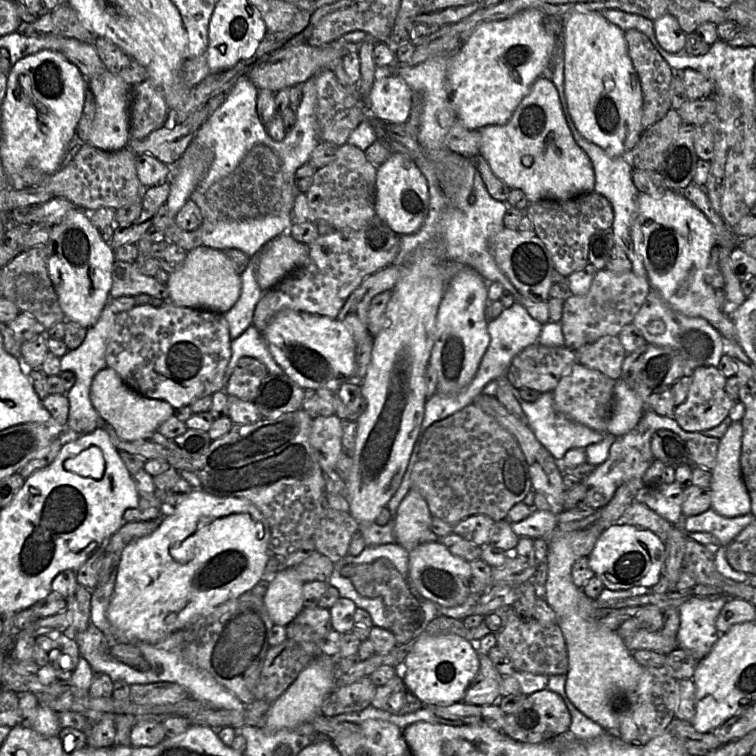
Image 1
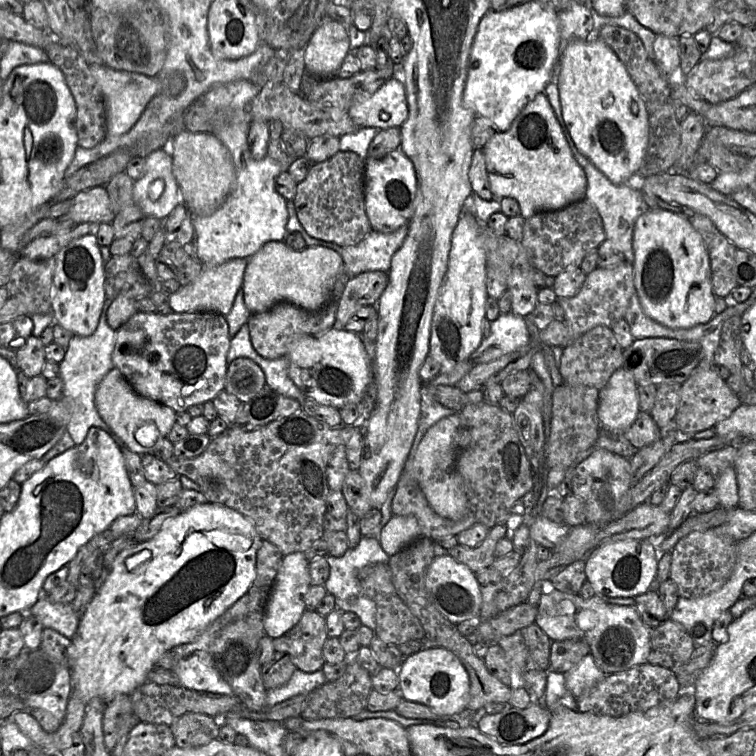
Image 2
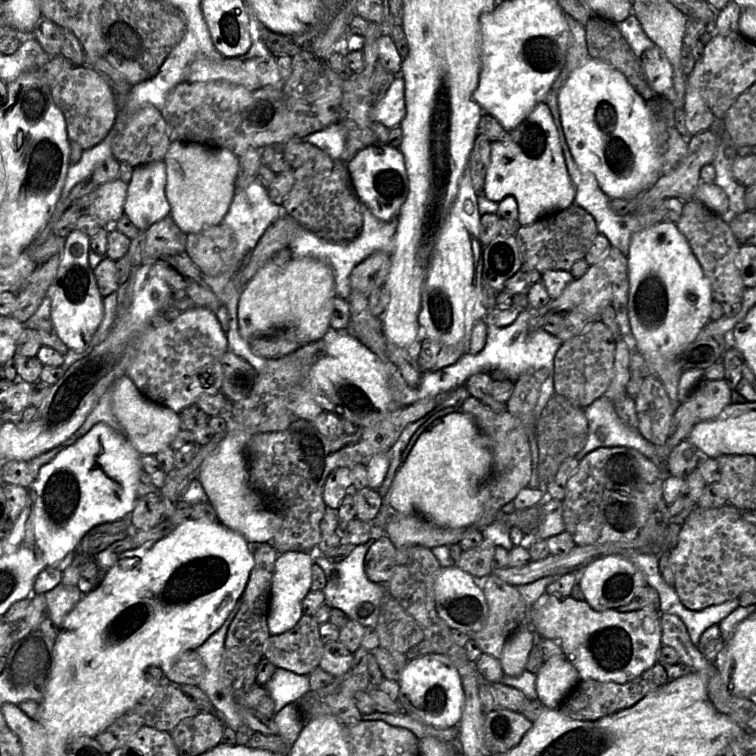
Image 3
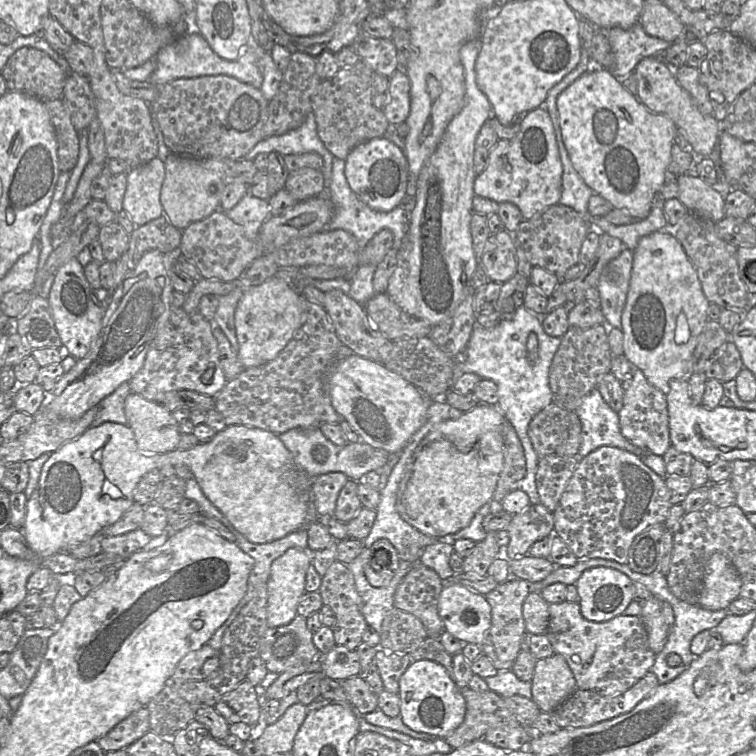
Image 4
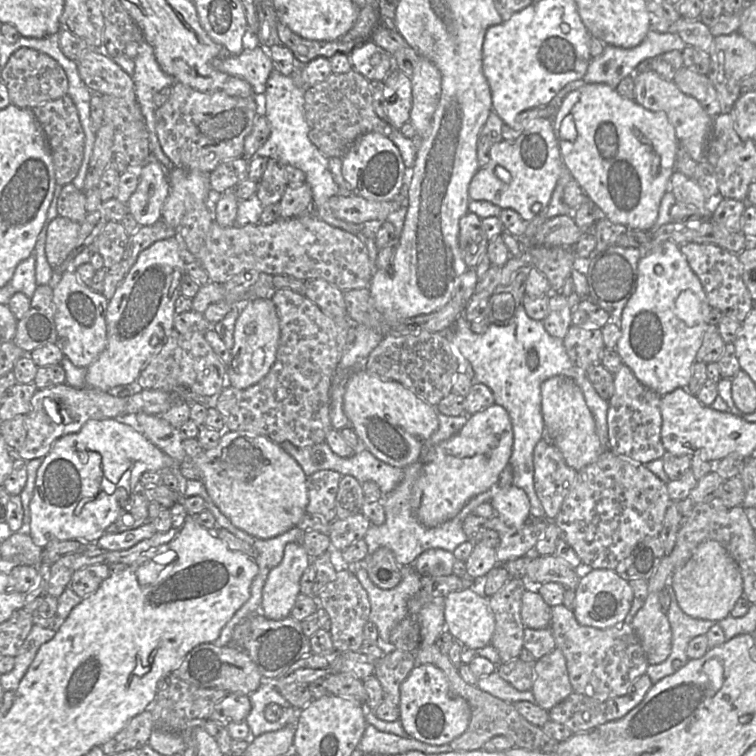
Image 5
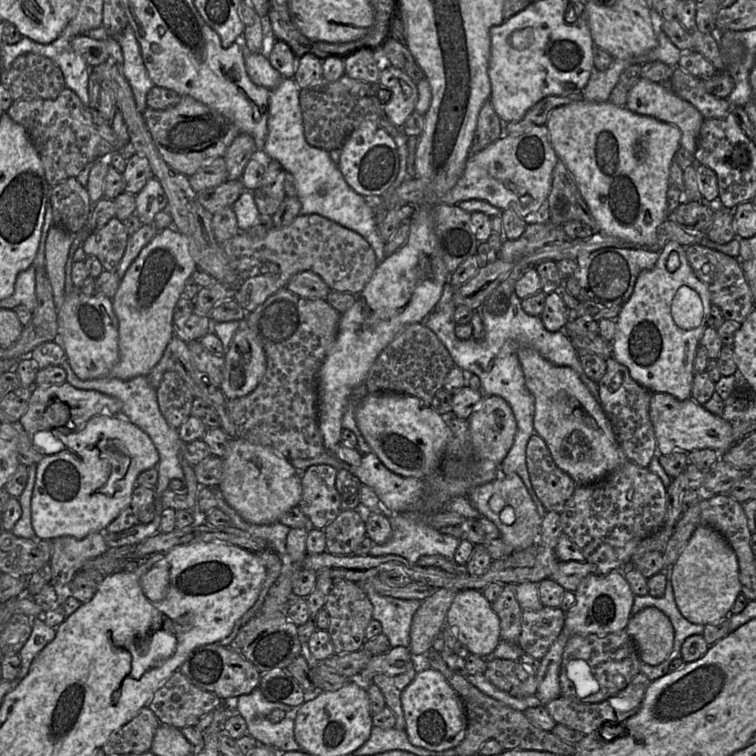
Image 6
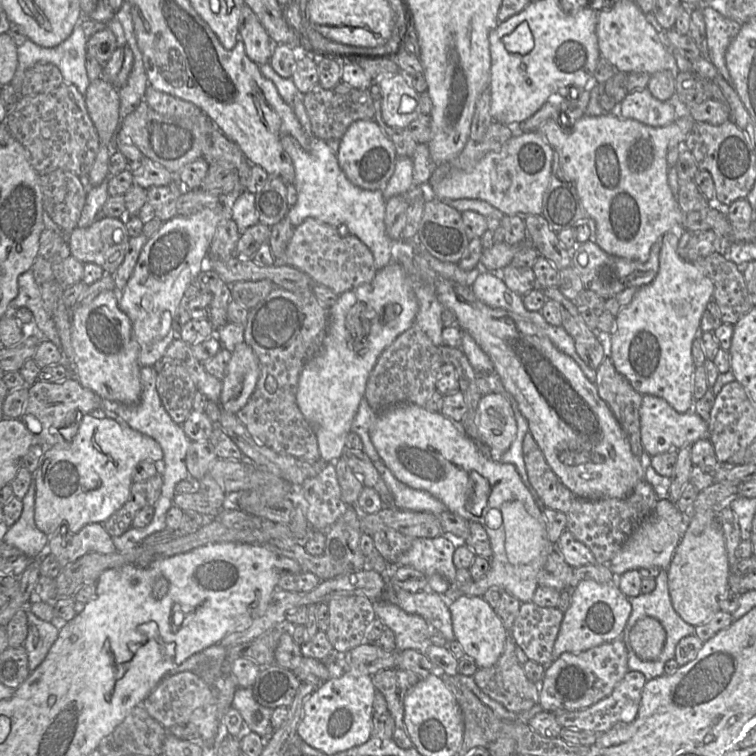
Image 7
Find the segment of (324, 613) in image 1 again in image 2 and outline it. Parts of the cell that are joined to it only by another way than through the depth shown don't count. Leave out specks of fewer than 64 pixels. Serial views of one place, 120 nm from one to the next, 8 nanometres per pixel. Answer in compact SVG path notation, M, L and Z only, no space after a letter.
M305 610L293 628L273 639L275 651L287 654L298 670L320 670L325 664L323 646L328 638L325 620L316 611Z

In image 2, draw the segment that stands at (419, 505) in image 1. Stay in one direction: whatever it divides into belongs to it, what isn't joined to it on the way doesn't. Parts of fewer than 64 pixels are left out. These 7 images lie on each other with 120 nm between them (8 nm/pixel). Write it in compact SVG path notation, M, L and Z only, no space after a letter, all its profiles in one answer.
M393 515L377 539L383 550L391 556L420 537L421 528L415 516Z

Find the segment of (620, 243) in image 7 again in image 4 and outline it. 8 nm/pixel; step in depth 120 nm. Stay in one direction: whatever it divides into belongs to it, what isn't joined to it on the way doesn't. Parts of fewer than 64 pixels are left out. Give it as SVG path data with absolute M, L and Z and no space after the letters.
M592 68L562 91L556 100L562 140L573 168L592 191L609 201L614 209L645 219L666 183L676 126L666 116L653 112L629 93L605 68Z

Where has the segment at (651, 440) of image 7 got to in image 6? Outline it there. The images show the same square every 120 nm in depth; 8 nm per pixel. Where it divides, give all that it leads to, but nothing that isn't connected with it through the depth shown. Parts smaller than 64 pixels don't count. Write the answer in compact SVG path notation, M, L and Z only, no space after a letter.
M653 393L649 417L654 428L657 451L661 455L670 454L675 450L688 453L705 448L722 454L736 443L730 423L721 416L710 413L692 398L680 401L666 393Z

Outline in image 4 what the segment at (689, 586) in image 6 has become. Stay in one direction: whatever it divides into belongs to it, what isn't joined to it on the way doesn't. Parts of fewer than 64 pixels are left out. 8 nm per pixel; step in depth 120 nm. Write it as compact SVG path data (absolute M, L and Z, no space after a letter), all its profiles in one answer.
M715 552L705 565L703 587L697 605L712 611L727 609L739 597L741 578L731 560Z

